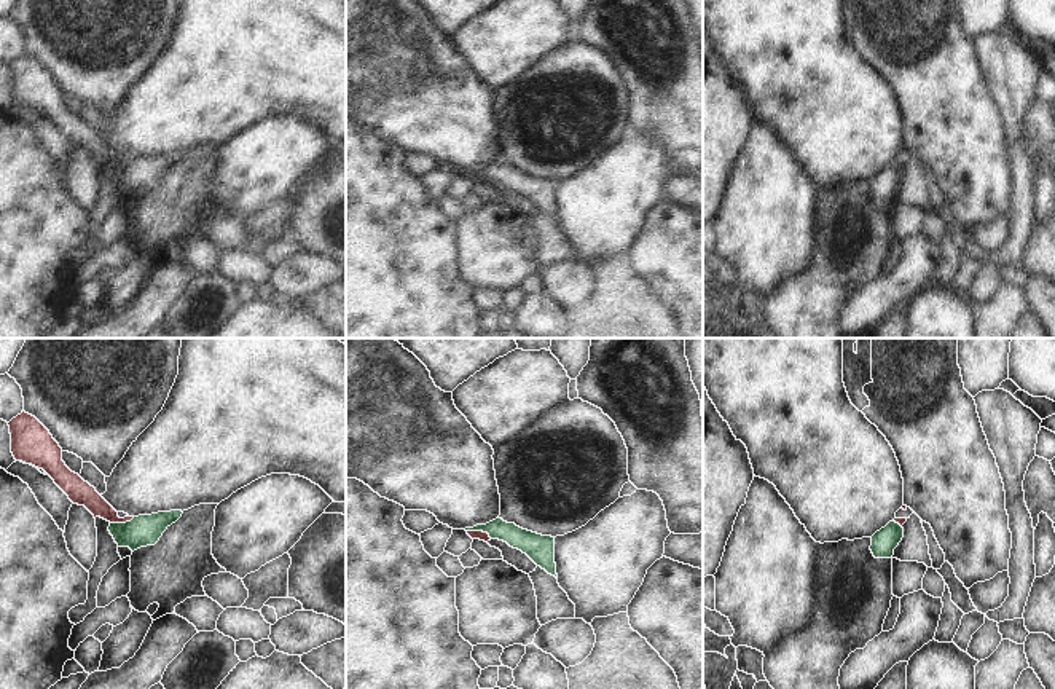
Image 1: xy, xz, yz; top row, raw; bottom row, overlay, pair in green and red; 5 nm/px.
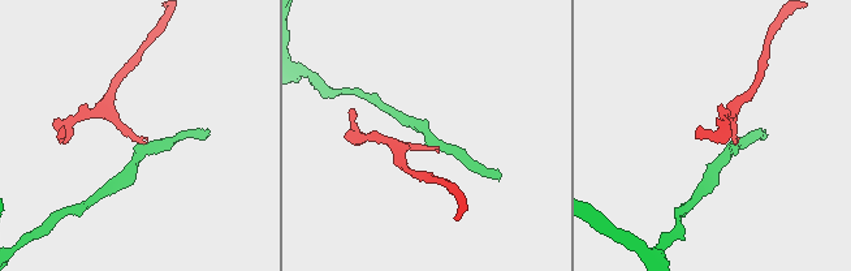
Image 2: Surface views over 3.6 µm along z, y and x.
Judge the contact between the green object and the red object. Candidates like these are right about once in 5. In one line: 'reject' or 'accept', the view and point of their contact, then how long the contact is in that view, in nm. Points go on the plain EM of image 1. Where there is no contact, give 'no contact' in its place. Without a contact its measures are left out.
reject; contact xz (480, 173); length 130 nm

